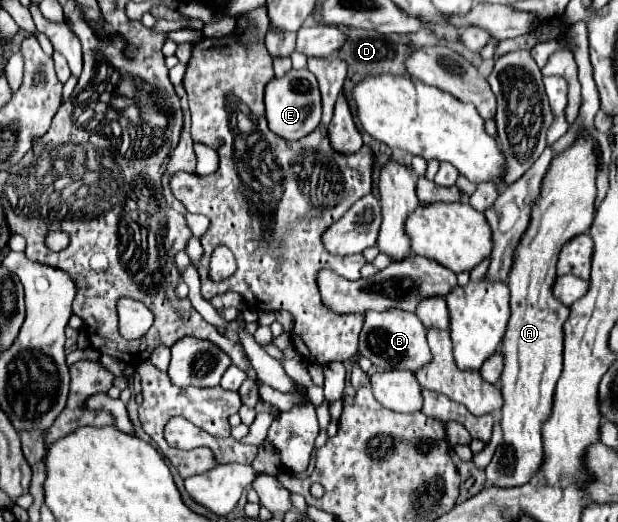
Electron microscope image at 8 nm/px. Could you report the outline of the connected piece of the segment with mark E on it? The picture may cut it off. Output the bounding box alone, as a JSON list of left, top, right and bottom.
[264,69,322,141]

